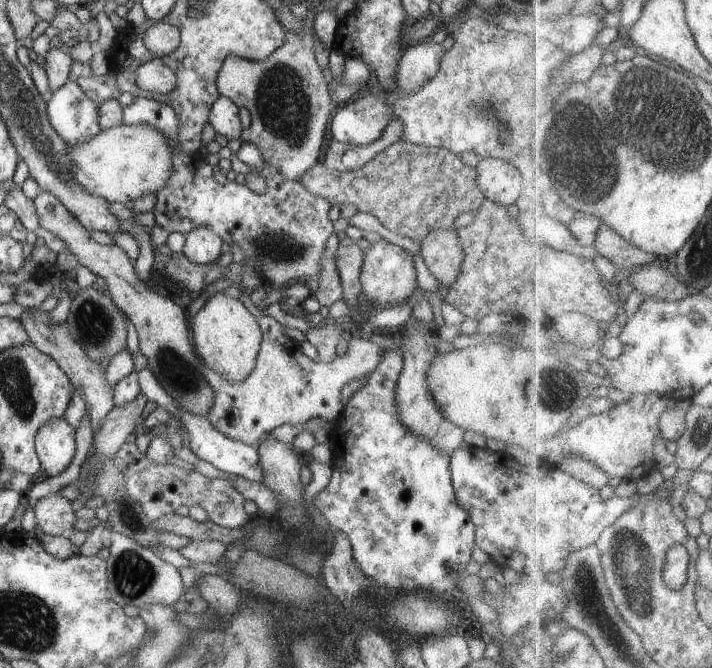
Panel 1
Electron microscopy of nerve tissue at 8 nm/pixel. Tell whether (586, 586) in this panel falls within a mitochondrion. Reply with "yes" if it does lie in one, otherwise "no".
yes

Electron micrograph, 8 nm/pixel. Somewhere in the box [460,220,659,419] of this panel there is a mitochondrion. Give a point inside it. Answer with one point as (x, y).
(555, 390)

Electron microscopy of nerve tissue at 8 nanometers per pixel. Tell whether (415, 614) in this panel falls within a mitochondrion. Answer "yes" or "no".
yes

